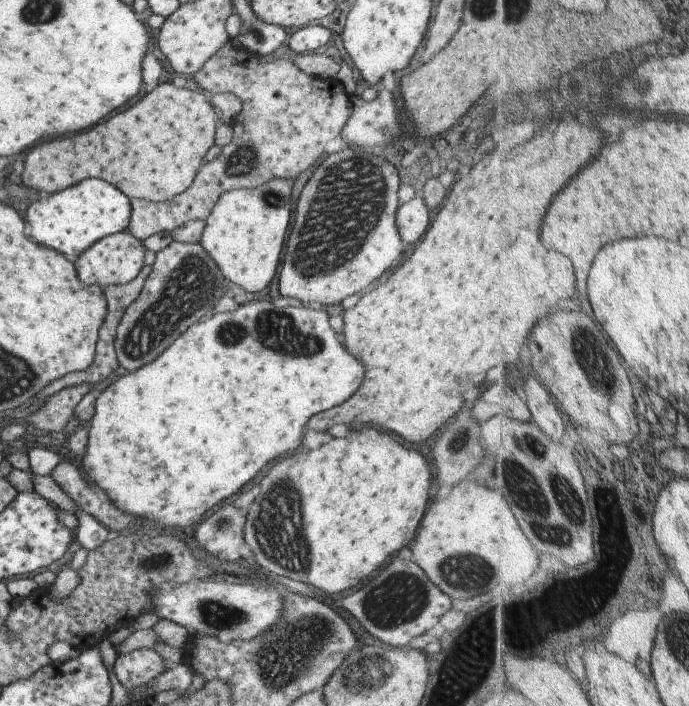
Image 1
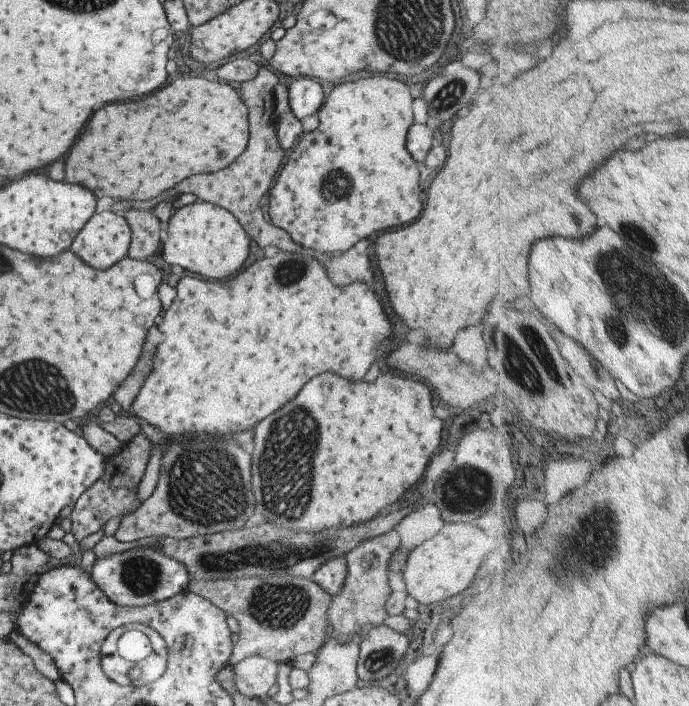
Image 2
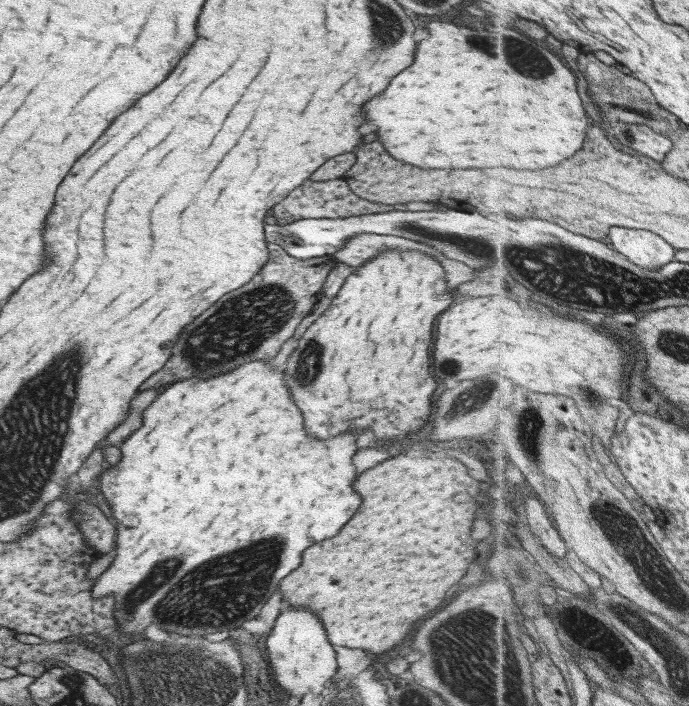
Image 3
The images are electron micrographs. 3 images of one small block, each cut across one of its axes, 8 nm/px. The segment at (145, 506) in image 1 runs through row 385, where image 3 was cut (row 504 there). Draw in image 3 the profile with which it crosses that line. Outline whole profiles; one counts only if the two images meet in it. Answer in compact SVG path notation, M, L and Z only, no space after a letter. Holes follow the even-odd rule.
M253 360L233 368L231 372L225 372L213 378L205 378L205 380L187 378L183 382L171 383L143 410L141 419L141 426L133 432L132 436L127 437L124 444L120 445L120 462L99 476L99 490L110 505L111 516L115 518L115 556L105 572L95 578L91 586L91 597L93 599L105 595L113 597L115 629L125 635L142 633L149 624L148 628L152 630L161 628L161 630L167 630L167 632L171 630L177 634L213 634L213 632L221 632L223 628L241 626L245 620L257 616L265 600L276 591L277 582L283 576L287 576L293 568L299 566L299 560L301 560L299 552L323 538L335 536L337 530L353 516L355 508L359 506L359 496L351 488L353 480L357 478L355 466L351 464L351 456L355 454L355 434L343 432L329 440L315 440L307 436L303 428L301 412L293 404L287 392L287 386L283 382L283 372L269 366L269 362ZM183 572L191 572L191 598L189 598L189 574L183 574ZM173 584L175 584L175 620L181 620L181 622L173 622Z

